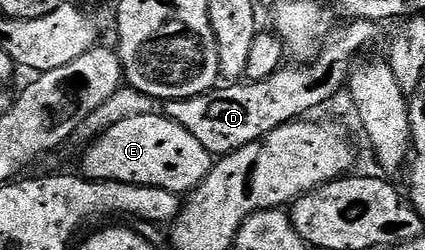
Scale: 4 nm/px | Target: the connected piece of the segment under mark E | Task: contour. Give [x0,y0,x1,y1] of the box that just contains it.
[80,112,215,196]

